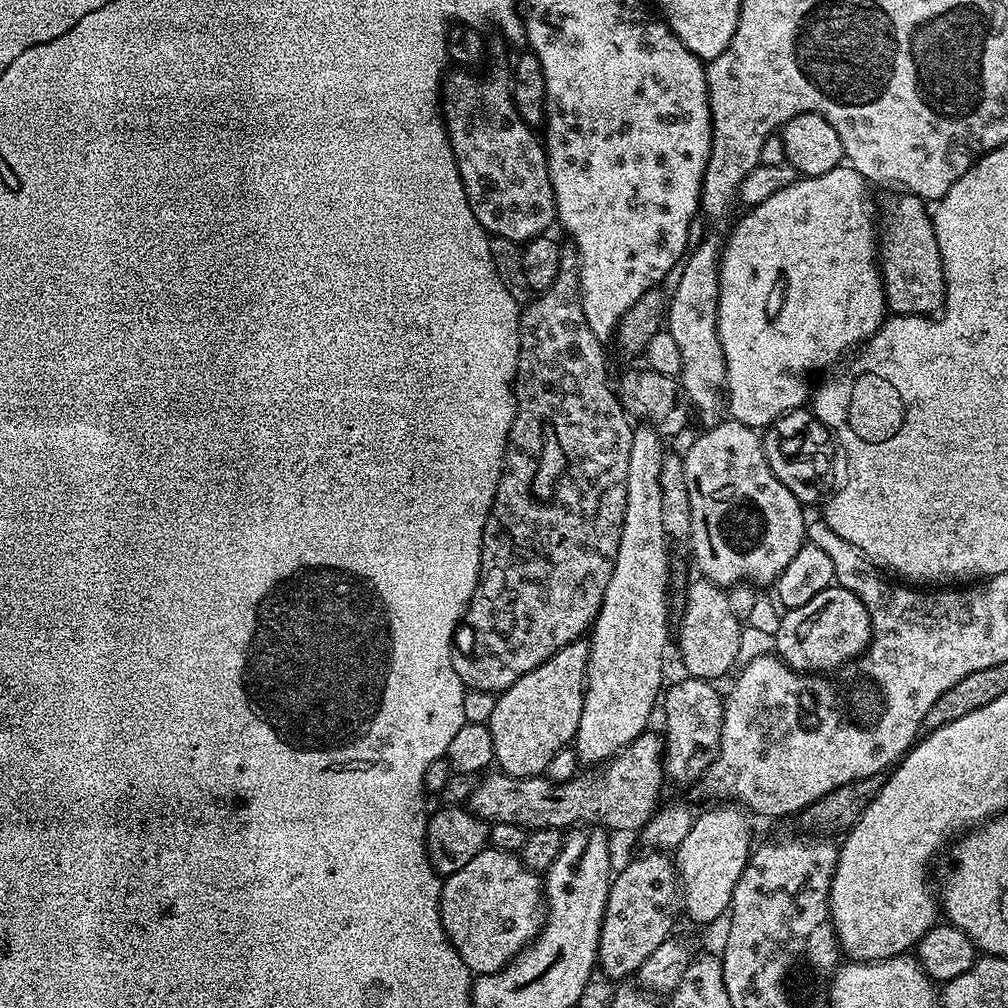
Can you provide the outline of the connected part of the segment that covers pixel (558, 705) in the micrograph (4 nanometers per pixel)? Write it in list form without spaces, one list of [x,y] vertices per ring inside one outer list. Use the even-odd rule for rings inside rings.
[[[583,639],[562,646],[542,666],[522,674],[495,697],[496,705],[487,725],[492,735],[495,767],[507,776],[539,776],[547,773],[550,758],[575,741],[578,718],[582,718],[584,671],[588,646]]]

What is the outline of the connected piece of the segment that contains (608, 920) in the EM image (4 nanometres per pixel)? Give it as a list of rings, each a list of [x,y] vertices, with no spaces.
[[[648,850],[643,854],[645,856],[630,861],[621,872],[619,869],[608,885],[596,959],[599,971],[604,971],[615,982],[635,977],[642,962],[673,935],[676,912],[678,916],[682,904],[673,857],[659,850]]]

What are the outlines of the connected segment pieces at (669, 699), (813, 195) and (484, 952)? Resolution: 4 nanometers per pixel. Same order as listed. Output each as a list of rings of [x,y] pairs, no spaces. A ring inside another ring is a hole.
[[[683,678],[677,684],[669,683],[662,692],[662,708],[668,717],[665,718],[664,724],[668,727],[668,736],[664,745],[664,771],[669,777],[672,776],[689,776],[690,779],[696,780],[705,775],[716,757],[720,754],[720,731],[724,721],[724,702],[725,697],[722,692],[716,689],[715,683],[706,680],[693,680]]]
[[[841,166],[826,174],[797,178],[790,186],[778,190],[778,194],[770,194],[766,202],[748,208],[745,216],[733,226],[728,240],[726,236],[723,241],[720,254],[720,285],[718,286],[716,321],[718,322],[718,338],[722,342],[722,354],[726,358],[726,374],[728,375],[726,408],[731,419],[751,428],[763,430],[779,416],[803,409],[810,400],[810,389],[814,384],[812,375],[815,372],[823,373],[831,369],[841,359],[839,356],[843,352],[851,353],[857,346],[867,342],[884,323],[886,305],[884,282],[880,278],[878,263],[878,224],[876,228],[875,222],[872,221],[872,200],[868,197],[867,187],[869,188],[869,185],[864,177],[859,176],[856,169],[851,166]]]
[[[494,847],[482,849],[462,870],[450,874],[441,883],[438,901],[440,921],[448,935],[448,941],[458,950],[462,962],[476,976],[489,976],[502,970],[522,949],[527,948],[540,934],[544,924],[546,905],[542,880],[525,866],[515,852],[503,852]]]

